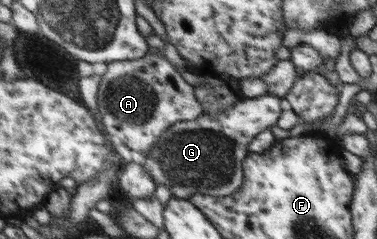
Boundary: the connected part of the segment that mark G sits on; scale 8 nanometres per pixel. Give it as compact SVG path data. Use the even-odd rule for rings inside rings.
M265 94L261 97L246 98L222 114L205 114L198 120L180 122L164 134L156 148L152 149L147 156L144 154L144 165L158 184L164 184L172 191L173 197L191 199L197 194L230 196L237 193L245 184L245 160L252 153L251 144L259 134L272 126L279 125L284 113L280 97Z

